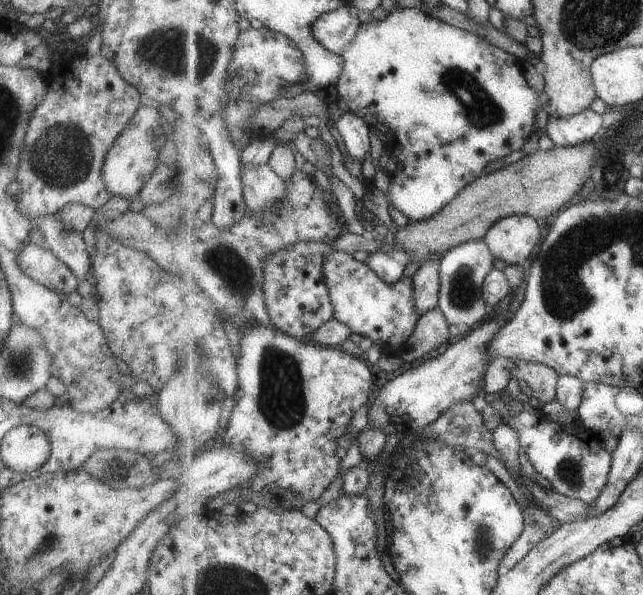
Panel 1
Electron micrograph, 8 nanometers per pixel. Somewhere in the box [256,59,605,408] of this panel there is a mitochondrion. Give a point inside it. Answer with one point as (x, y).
(481, 110)

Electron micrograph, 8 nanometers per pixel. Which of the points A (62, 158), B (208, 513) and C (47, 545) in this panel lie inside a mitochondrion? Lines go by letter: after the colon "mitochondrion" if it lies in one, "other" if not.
A: mitochondrion
B: other
C: mitochondrion

